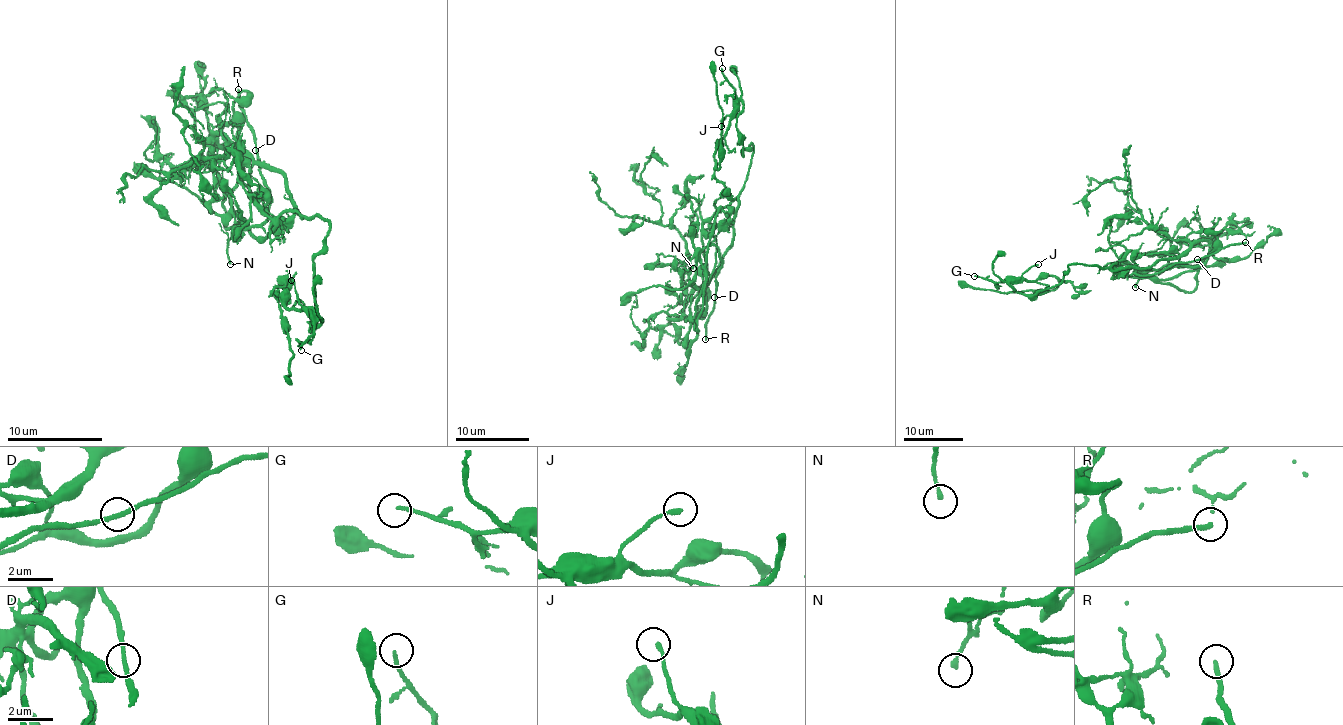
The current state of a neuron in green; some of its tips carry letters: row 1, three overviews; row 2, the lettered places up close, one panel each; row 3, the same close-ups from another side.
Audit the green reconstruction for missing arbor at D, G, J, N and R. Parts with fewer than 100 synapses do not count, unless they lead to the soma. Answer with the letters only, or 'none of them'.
R

